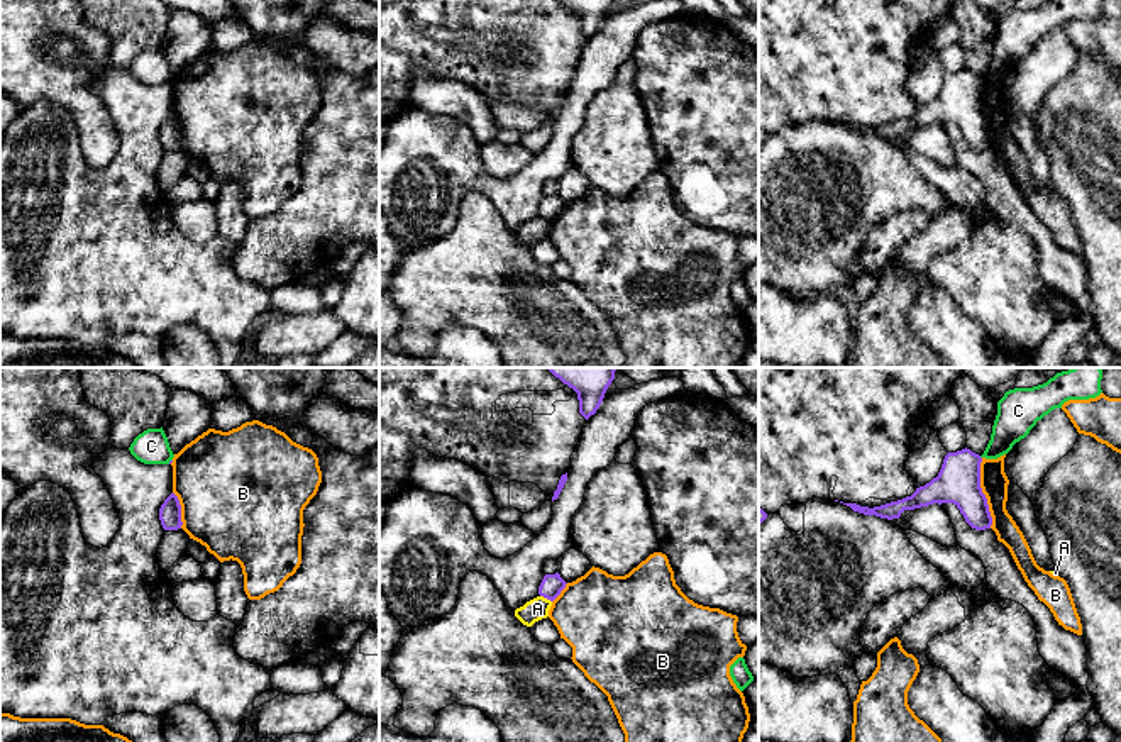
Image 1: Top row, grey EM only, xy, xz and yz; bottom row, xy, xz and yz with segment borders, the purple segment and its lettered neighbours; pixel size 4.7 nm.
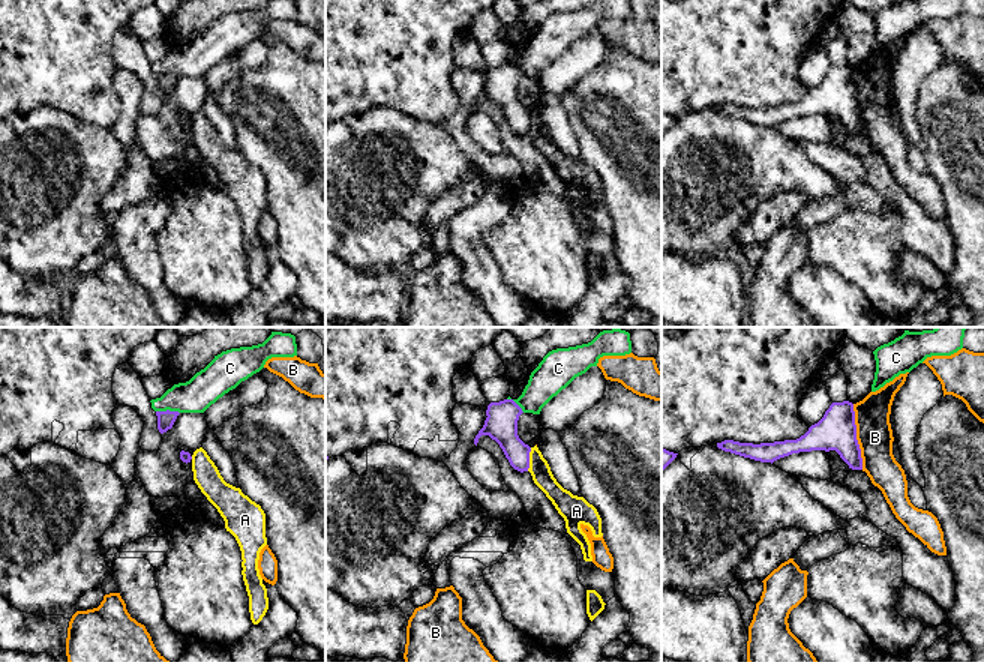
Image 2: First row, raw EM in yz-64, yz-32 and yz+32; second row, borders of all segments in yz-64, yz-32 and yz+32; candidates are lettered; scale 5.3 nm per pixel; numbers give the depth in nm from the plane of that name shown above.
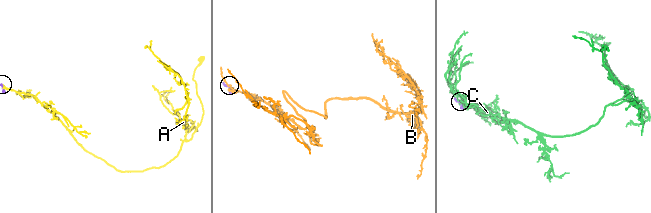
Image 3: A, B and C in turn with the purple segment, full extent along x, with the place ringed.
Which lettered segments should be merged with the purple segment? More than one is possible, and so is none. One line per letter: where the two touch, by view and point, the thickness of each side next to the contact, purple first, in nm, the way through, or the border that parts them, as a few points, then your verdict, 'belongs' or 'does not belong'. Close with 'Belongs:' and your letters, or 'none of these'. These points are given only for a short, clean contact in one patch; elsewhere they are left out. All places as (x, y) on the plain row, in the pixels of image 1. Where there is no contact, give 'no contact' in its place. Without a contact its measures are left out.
A: contact xz (546, 217); calibres 110 and 110 nm; border xz (541, 215), (551, 222); does not belong
B: contact yz (982, 114); calibres 200 and 130 nm; does not belong
C: contact xy (170, 82); calibres 20 and 160 nm; does not belong
Belongs: none of these

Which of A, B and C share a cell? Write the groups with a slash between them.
A / B / C

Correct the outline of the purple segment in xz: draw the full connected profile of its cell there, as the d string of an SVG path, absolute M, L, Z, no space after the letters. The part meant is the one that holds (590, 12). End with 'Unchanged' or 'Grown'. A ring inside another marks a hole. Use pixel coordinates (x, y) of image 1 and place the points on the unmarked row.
M560 0L577 14L579 34L588 41L599 29L613 0Z. Unchanged

